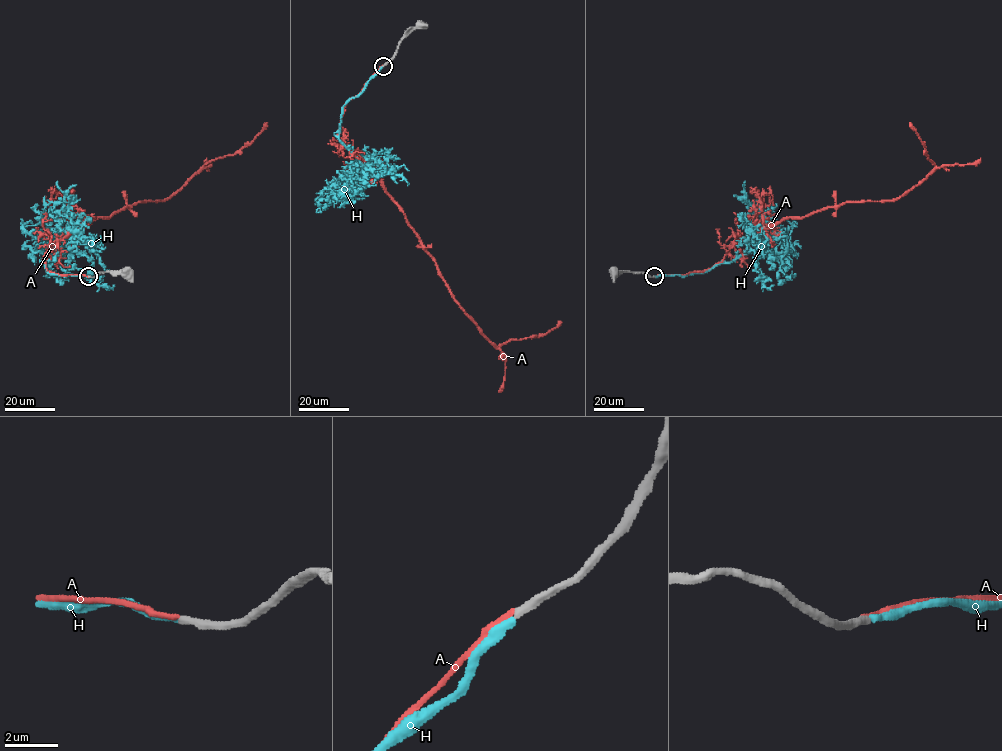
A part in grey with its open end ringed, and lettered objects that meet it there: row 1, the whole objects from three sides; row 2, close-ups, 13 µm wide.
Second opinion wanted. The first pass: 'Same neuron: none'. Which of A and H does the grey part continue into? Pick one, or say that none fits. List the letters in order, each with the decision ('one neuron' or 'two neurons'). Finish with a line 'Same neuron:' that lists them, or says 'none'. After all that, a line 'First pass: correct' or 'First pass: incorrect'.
A: two neurons
H: one neuron
Same neuron: H
First pass: incorrect

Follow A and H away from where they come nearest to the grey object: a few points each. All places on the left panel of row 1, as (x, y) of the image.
A: (88, 277), (50, 272), (43, 258), (95, 218), (167, 199), (203, 166), (249, 144), (266, 122)
H: (88, 277), (48, 273), (44, 263), (81, 239), (61, 232), (43, 242), (36, 230), (39, 249), (26, 248)

